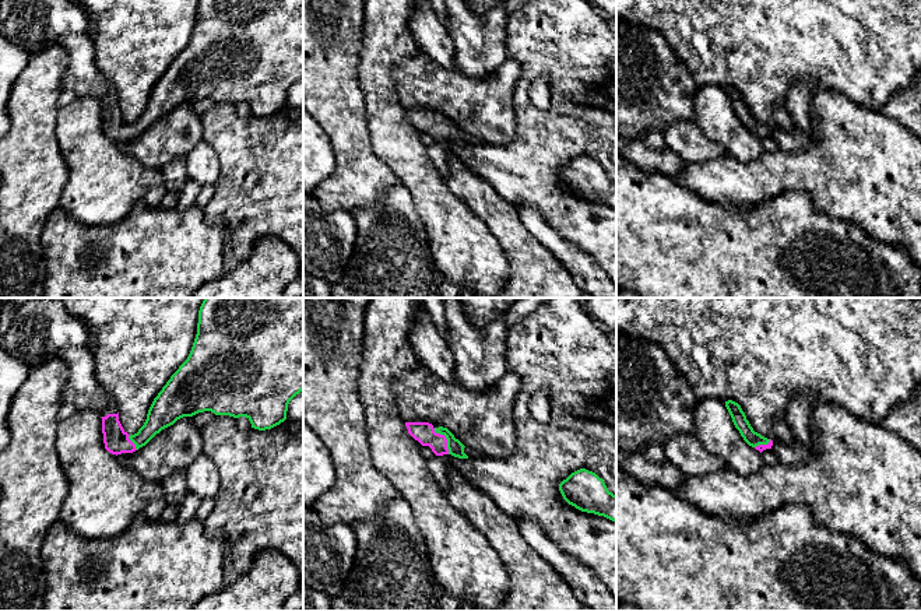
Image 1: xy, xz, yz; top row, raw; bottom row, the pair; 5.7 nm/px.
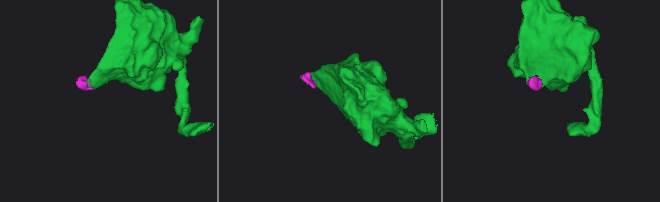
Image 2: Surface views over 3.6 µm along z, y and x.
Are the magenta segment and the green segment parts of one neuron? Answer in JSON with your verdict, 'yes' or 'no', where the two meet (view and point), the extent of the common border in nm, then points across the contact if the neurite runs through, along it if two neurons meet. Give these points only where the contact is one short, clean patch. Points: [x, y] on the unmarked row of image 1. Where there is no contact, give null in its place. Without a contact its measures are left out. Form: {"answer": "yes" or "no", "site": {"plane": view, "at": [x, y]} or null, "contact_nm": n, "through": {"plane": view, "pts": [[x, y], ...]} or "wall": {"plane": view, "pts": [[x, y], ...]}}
{"answer": "yes", "site": {"plane": "xz", "at": [446, 126]}, "contact_nm": 180, "through": {"plane": "xz", "pts": [[424, 119], [438, 126], [446, 126], [456, 134]]}}

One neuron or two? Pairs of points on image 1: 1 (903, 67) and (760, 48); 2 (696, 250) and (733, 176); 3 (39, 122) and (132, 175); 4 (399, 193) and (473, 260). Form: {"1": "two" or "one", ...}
{"1": "one", "2": "two", "3": "two", "4": "two"}

